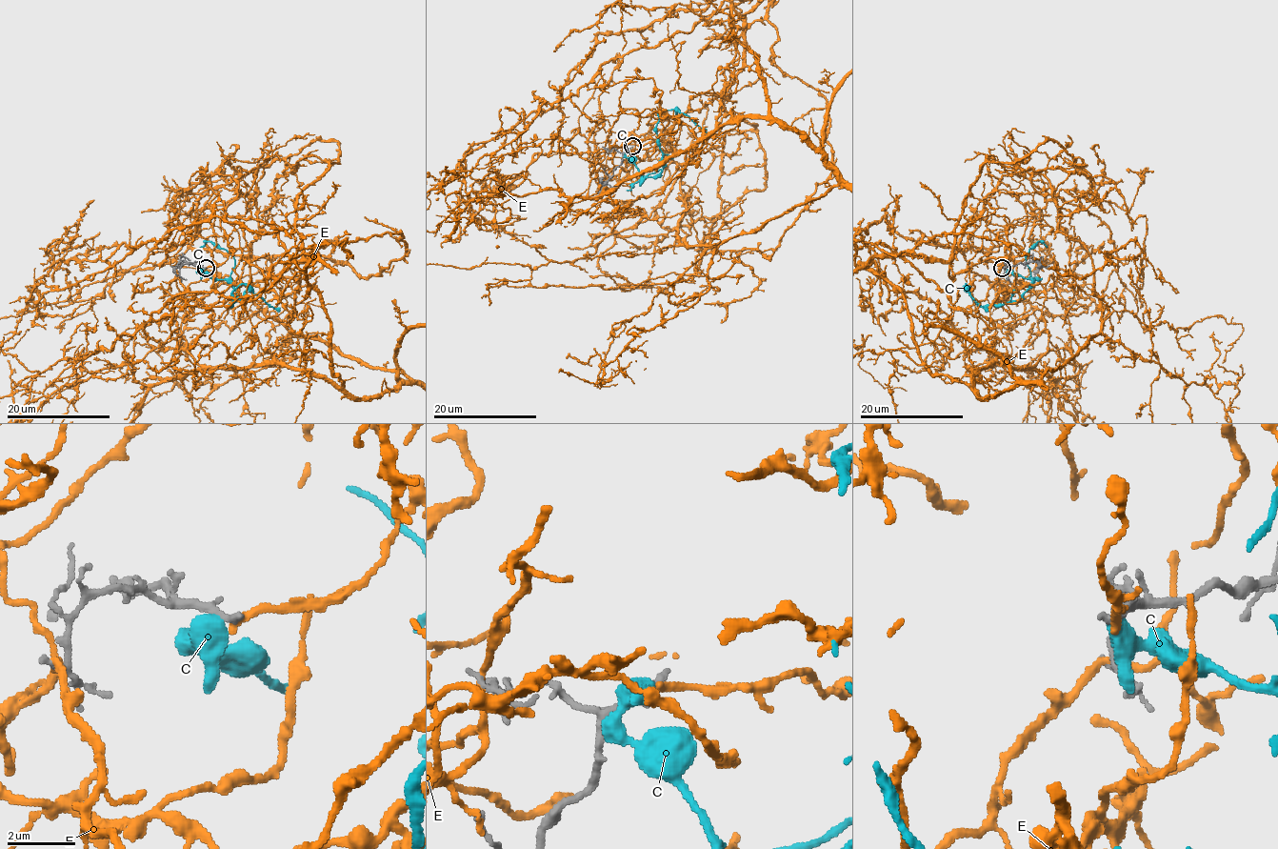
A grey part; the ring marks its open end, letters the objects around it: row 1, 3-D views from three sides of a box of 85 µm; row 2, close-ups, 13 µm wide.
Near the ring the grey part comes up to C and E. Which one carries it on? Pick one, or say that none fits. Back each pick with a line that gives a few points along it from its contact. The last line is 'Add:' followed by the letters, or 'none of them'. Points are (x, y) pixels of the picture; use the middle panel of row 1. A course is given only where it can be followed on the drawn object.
Add: none of them

